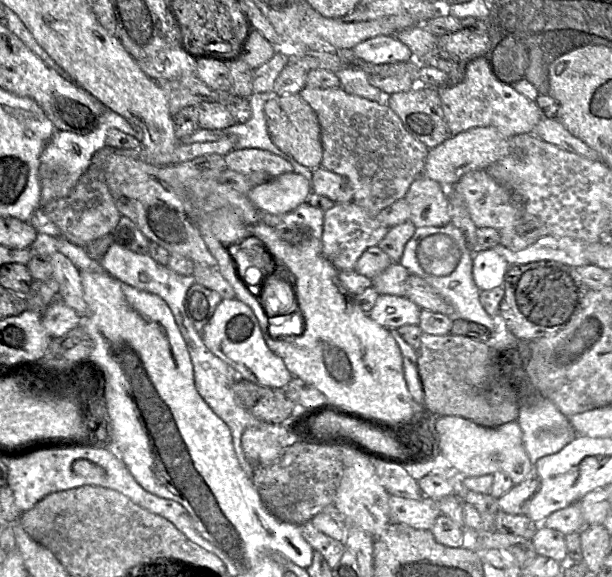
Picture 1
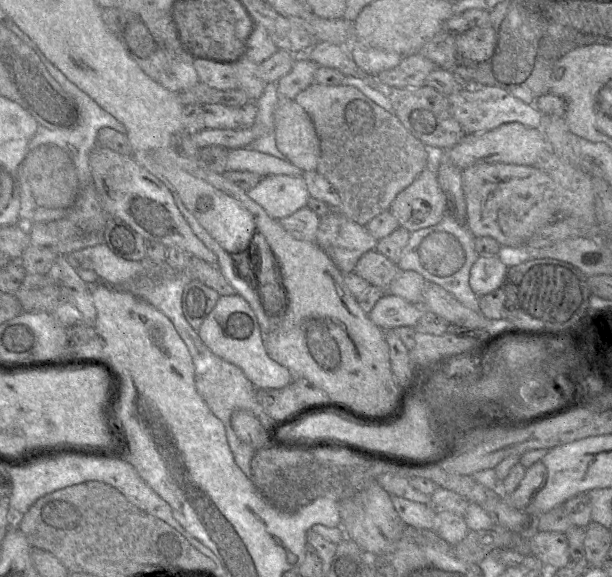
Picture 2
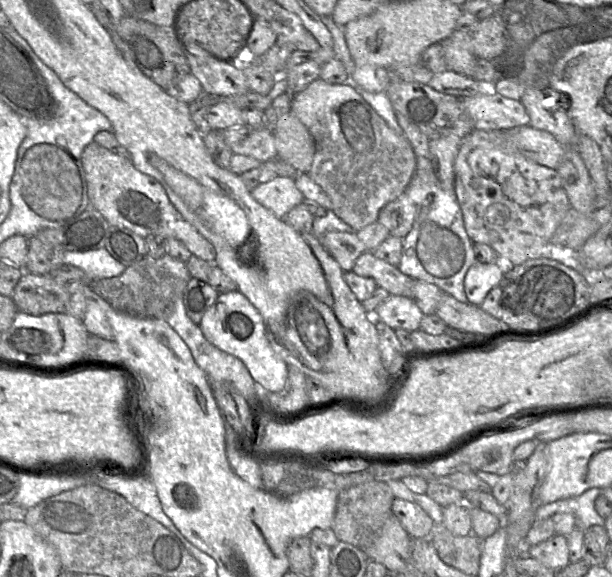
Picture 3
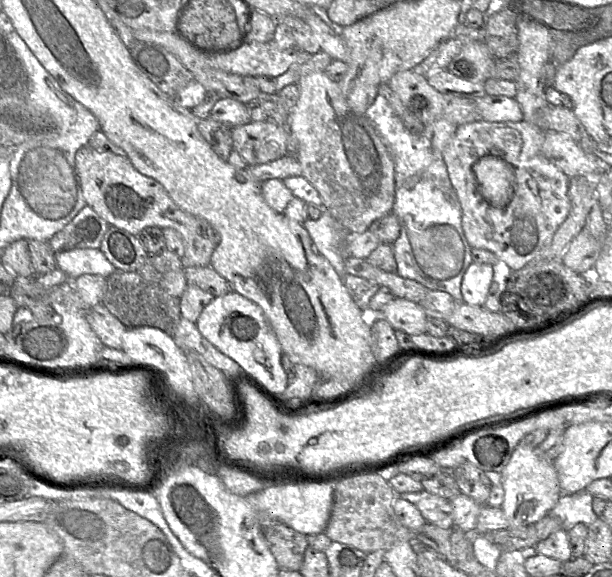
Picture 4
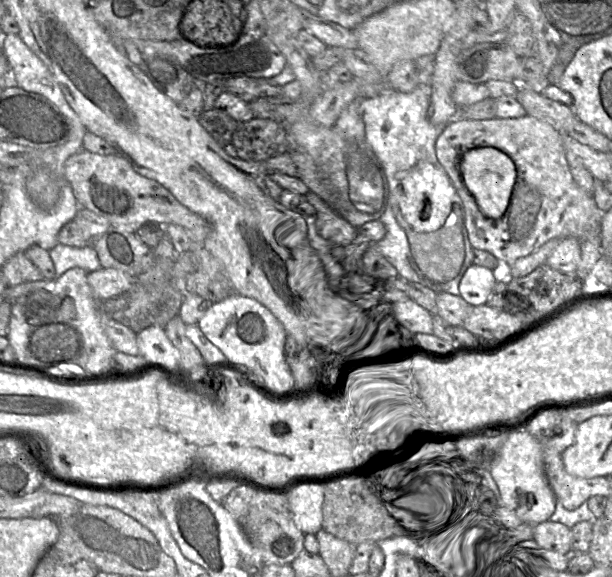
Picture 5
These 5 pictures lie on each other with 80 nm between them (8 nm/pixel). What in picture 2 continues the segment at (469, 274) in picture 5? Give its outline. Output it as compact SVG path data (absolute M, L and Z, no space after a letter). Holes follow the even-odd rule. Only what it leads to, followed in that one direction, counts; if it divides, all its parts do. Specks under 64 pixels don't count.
M497 255L479 256L470 270L469 284L477 297L503 286L507 267Z

